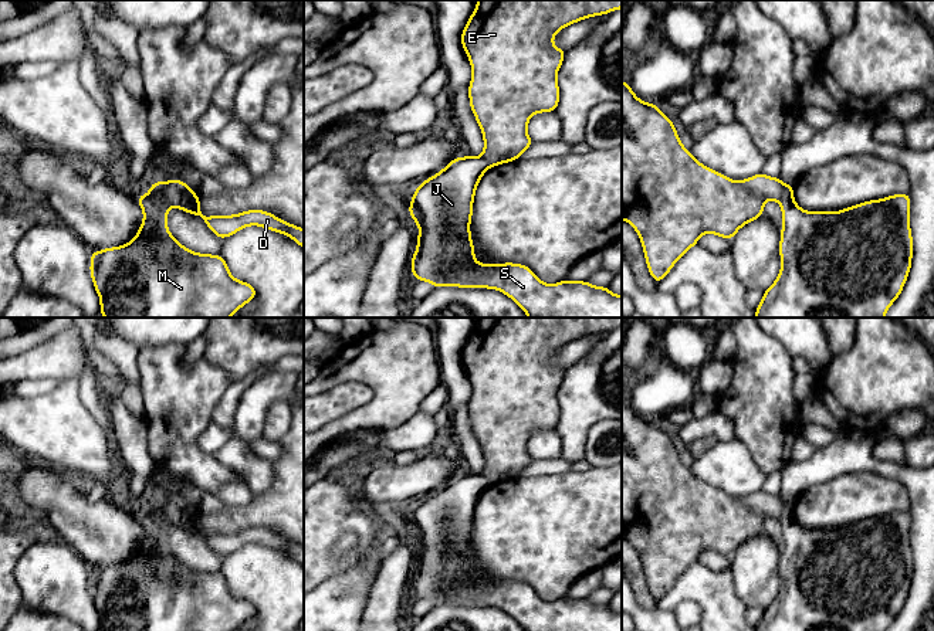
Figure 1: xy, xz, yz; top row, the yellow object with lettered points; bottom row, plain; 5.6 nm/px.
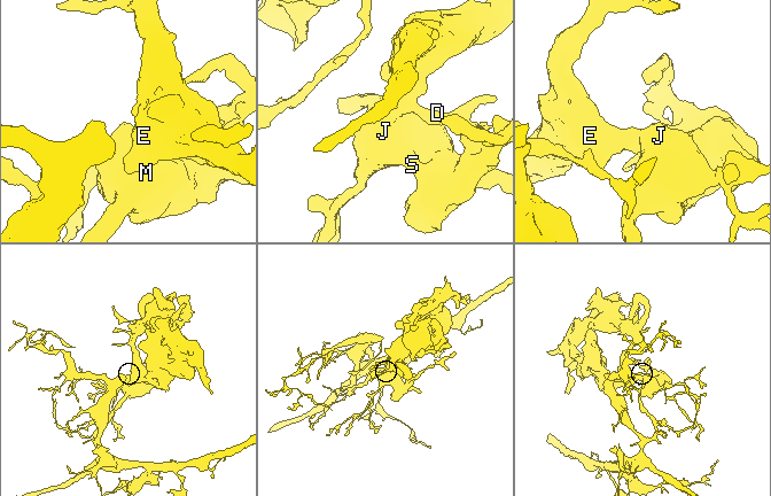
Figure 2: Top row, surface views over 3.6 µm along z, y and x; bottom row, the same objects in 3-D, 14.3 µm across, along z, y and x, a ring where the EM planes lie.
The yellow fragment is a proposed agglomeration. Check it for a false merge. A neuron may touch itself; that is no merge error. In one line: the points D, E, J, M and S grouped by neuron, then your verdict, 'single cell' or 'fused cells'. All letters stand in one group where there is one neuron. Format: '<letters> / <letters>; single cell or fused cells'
D E / J M S; fused cells

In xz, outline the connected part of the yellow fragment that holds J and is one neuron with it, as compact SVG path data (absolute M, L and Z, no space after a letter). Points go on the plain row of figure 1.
M463 474L453 476L443 488L426 496L413 510L409 532L420 549L417 564L410 579L416 598L441 604L497 607L525 631L622 631L622 613L613 613L609 604L593 604L588 598L544 601L524 581L478 581L474 574L470 540L476 506L491 482L483 475Z

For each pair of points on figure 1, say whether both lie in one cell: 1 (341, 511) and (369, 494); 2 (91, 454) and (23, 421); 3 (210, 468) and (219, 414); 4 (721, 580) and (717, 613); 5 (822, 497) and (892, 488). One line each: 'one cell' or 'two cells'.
1: two cells
2: one cell
3: two cells
4: one cell
5: one cell

